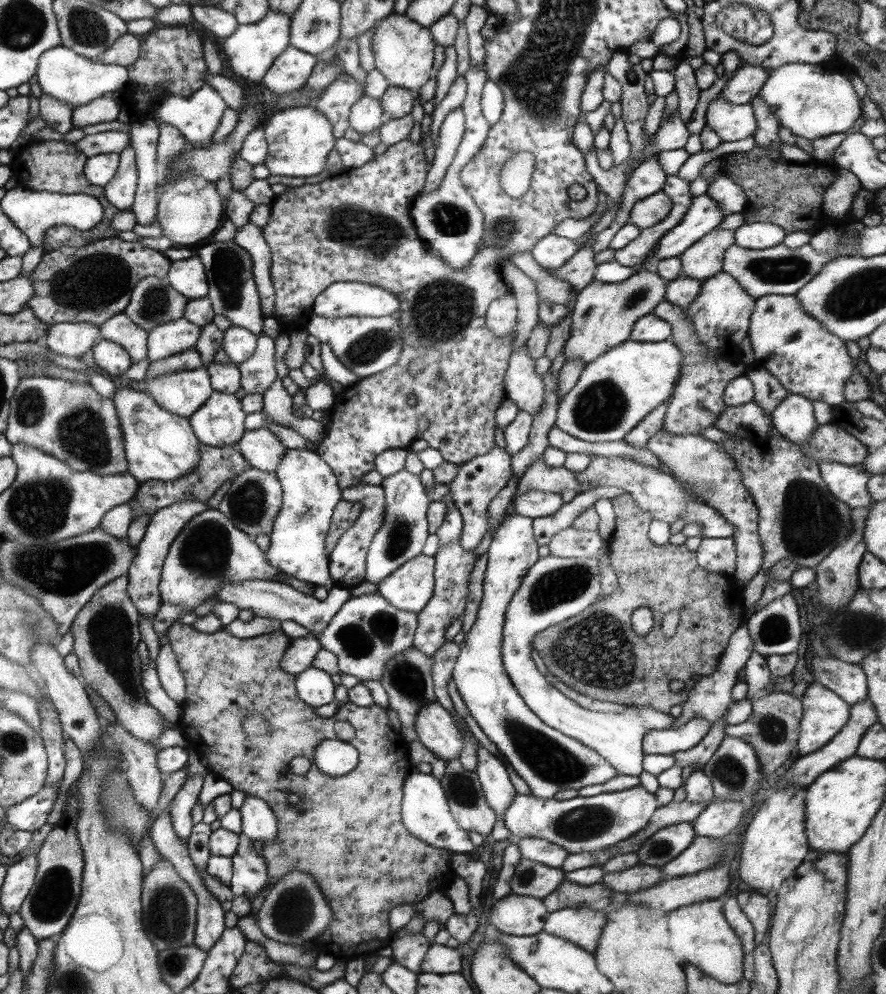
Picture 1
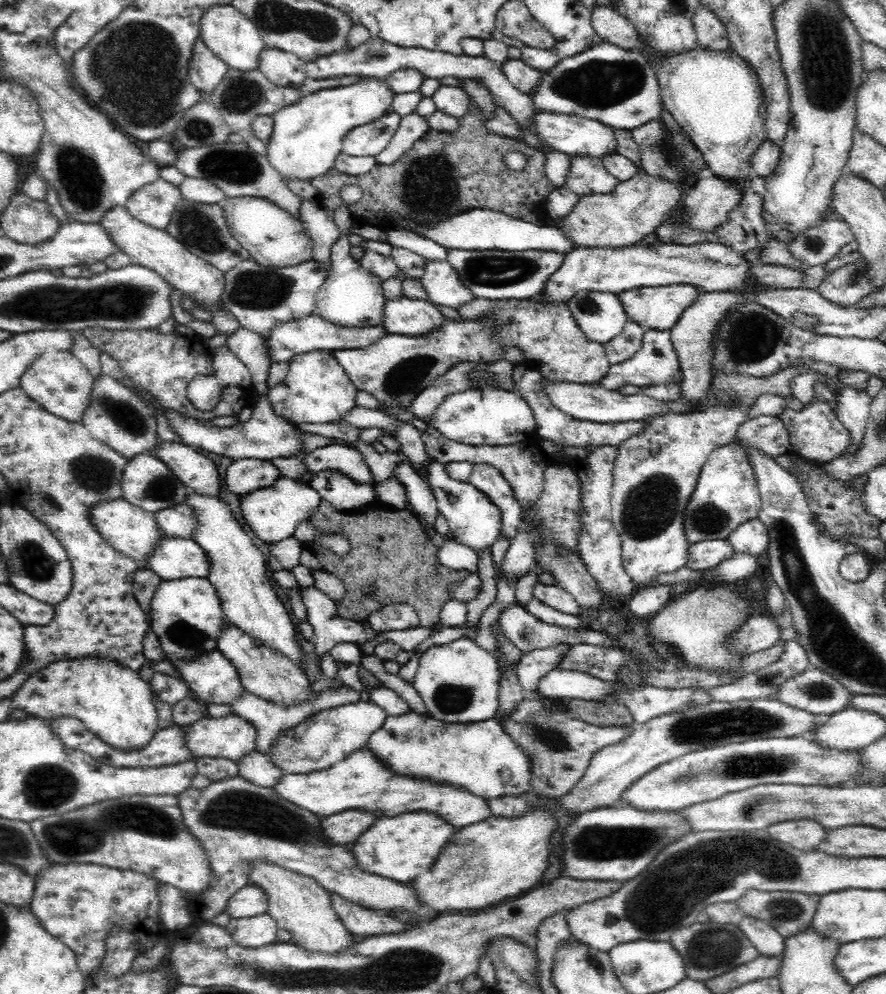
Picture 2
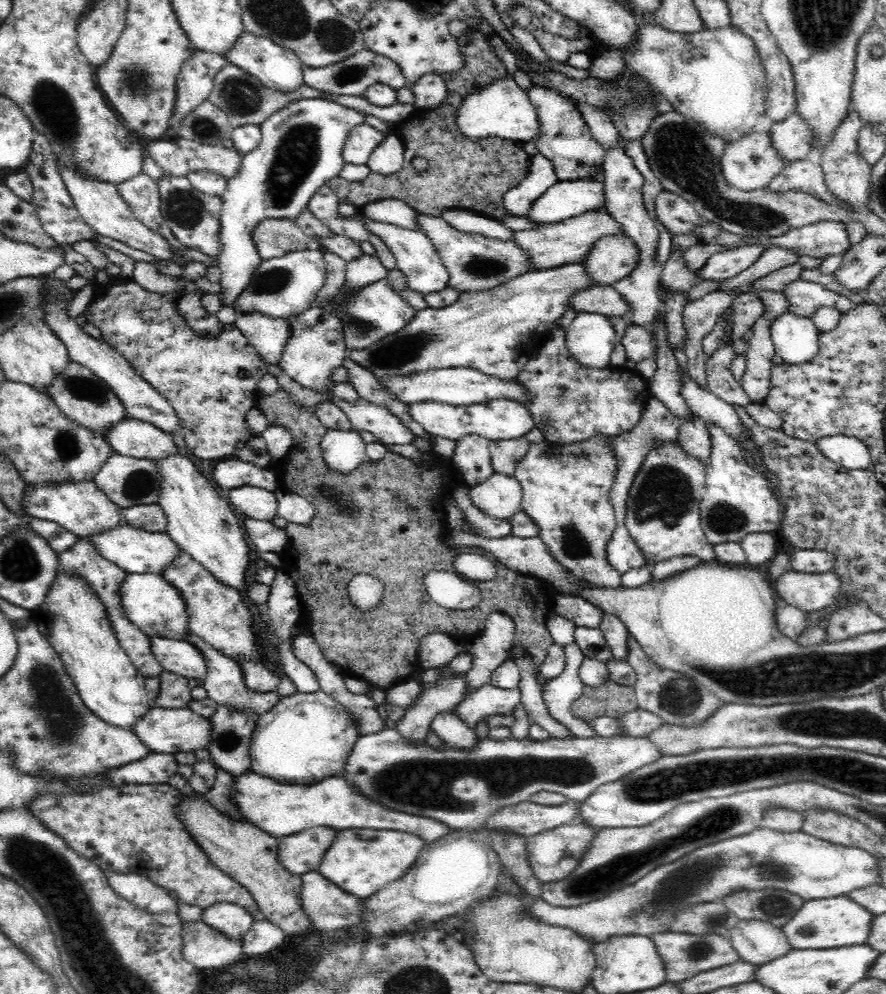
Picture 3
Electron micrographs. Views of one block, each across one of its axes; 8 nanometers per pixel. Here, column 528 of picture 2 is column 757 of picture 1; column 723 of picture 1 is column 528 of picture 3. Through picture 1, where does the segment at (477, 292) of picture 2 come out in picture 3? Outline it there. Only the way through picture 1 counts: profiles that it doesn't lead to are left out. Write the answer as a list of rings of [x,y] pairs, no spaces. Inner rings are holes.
[[[418,214],[420,228],[422,232],[430,238],[434,244],[436,252],[440,254],[444,266],[450,272],[450,288],[458,292],[482,292],[482,290],[492,290],[502,286],[504,282],[510,282],[516,276],[522,276],[526,272],[532,272],[532,262],[524,248],[520,248],[514,242],[500,242],[500,240],[490,240],[484,236],[470,236],[462,234],[454,228],[448,226],[444,218],[432,218],[426,214]]]

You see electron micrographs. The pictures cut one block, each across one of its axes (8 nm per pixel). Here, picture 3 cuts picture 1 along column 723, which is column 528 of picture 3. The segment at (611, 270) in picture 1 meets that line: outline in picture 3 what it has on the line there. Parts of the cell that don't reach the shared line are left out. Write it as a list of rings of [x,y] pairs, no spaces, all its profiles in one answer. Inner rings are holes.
[[[600,170],[592,180],[556,182],[532,204],[528,218],[534,224],[562,222],[586,210],[596,210],[604,206],[604,202],[604,170]]]

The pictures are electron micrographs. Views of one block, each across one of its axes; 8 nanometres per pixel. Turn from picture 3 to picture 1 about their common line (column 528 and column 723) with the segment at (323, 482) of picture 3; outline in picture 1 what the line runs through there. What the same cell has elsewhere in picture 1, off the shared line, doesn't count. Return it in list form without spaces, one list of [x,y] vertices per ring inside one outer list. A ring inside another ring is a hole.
[[[619,494],[619,496],[611,498],[609,502],[613,504],[613,512],[615,512],[615,532],[613,532],[611,540],[607,542],[607,556],[609,556],[609,560],[611,560],[611,568],[613,568],[613,572],[615,572],[615,576],[617,576],[617,582],[619,582],[617,590],[613,590],[613,594],[609,594],[609,596],[599,596],[599,600],[597,600],[595,604],[587,606],[579,616],[569,618],[569,620],[557,624],[557,626],[551,626],[551,628],[547,628],[547,630],[535,634],[535,636],[533,636],[533,650],[539,652],[539,656],[541,656],[541,660],[545,662],[545,666],[547,666],[547,670],[549,670],[551,676],[555,676],[559,682],[563,682],[565,686],[573,688],[575,692],[579,692],[579,694],[583,694],[583,696],[589,696],[589,698],[595,698],[595,700],[601,700],[601,702],[615,702],[615,704],[623,704],[623,706],[629,706],[629,704],[631,704],[631,706],[637,706],[637,708],[651,706],[651,708],[655,708],[657,712],[671,714],[675,708],[681,708],[681,706],[687,702],[689,692],[693,690],[693,686],[695,686],[697,680],[709,678],[711,674],[715,674],[715,672],[719,670],[719,658],[721,658],[721,654],[725,654],[725,648],[729,646],[729,638],[731,638],[733,632],[735,632],[737,628],[741,628],[743,622],[745,622],[743,590],[741,590],[729,576],[721,576],[721,574],[713,574],[713,572],[703,570],[703,568],[697,564],[697,554],[691,552],[687,546],[683,546],[683,544],[669,544],[669,542],[663,544],[663,546],[655,546],[655,544],[647,538],[647,532],[649,532],[649,526],[651,526],[653,516],[649,516],[647,512],[643,512],[643,510],[635,504],[635,498],[633,498],[633,496],[629,496],[629,494]],[[641,606],[647,608],[647,610],[651,612],[651,616],[653,616],[653,626],[651,626],[651,632],[649,632],[647,636],[637,636],[637,632],[631,630],[631,614],[633,614],[633,610],[637,610],[637,608],[641,608]],[[669,612],[677,612],[677,614],[679,614],[679,626],[677,626],[675,636],[667,640],[667,638],[663,638],[663,634],[661,634],[661,618],[663,618],[665,614],[669,614]],[[671,680],[681,680],[681,682],[685,684],[685,690],[679,692],[679,694],[673,694],[673,692],[669,690],[669,682],[671,682]]]

